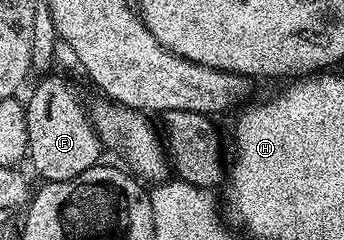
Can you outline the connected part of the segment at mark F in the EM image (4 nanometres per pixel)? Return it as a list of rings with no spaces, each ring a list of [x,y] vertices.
[[[49,74],[32,91],[32,96],[26,99],[24,112],[26,113],[26,129],[28,130],[27,162],[41,175],[41,180],[53,183],[54,181],[70,181],[70,177],[78,177],[78,173],[86,173],[86,169],[97,166],[101,162],[100,151],[102,144],[96,136],[96,129],[86,107],[72,96],[72,91],[56,76]]]

